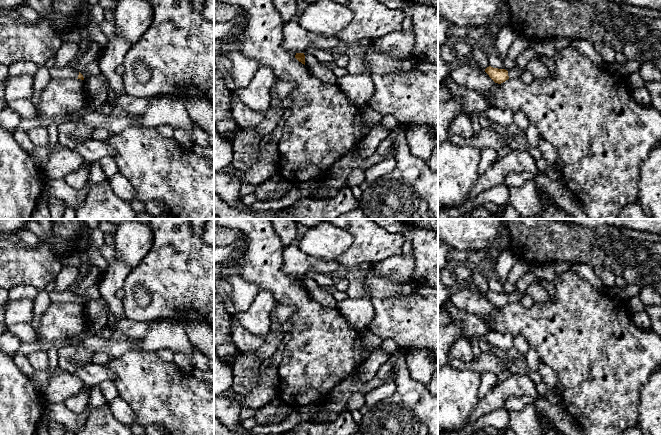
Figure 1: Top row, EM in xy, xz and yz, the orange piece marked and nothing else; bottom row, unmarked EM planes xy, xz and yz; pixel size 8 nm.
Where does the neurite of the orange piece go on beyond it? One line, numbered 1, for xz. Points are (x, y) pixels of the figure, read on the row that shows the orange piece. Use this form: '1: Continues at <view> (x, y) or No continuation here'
1: No continuation here

